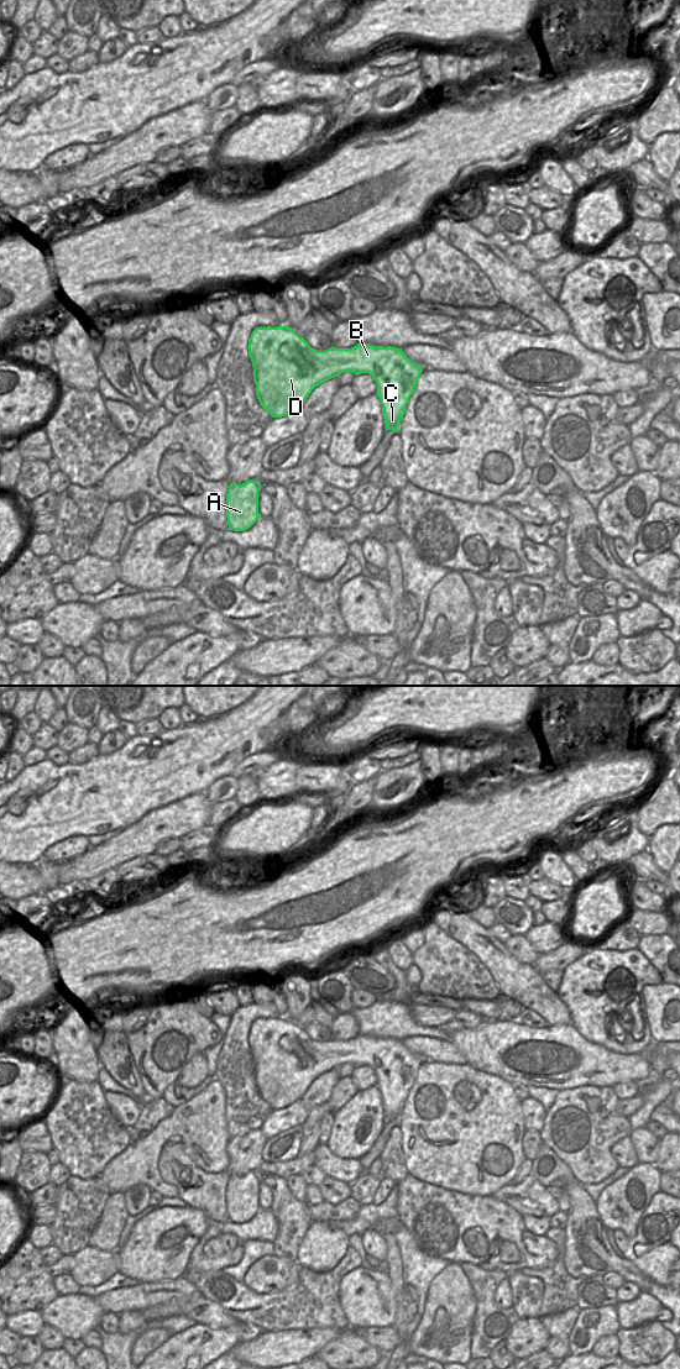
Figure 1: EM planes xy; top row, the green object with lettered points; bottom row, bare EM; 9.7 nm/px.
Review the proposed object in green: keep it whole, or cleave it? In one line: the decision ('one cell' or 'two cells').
one cell

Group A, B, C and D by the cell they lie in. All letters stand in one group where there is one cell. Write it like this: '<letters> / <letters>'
A B C D

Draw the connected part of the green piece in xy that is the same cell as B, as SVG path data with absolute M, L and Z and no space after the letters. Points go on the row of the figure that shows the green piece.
M287 325L256 327L249 339L247 348L253 367L257 399L272 418L289 415L303 405L315 387L344 372L354 372L356 376L368 373L377 384L376 395L382 403L386 429L397 432L409 398L423 372L420 366L406 357L402 348L357 343L351 348L330 347L325 351L317 351Z

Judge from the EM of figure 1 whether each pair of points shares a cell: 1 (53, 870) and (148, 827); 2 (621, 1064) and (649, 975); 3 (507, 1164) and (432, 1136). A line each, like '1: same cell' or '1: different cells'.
1: same cell
2: different cells
3: same cell

